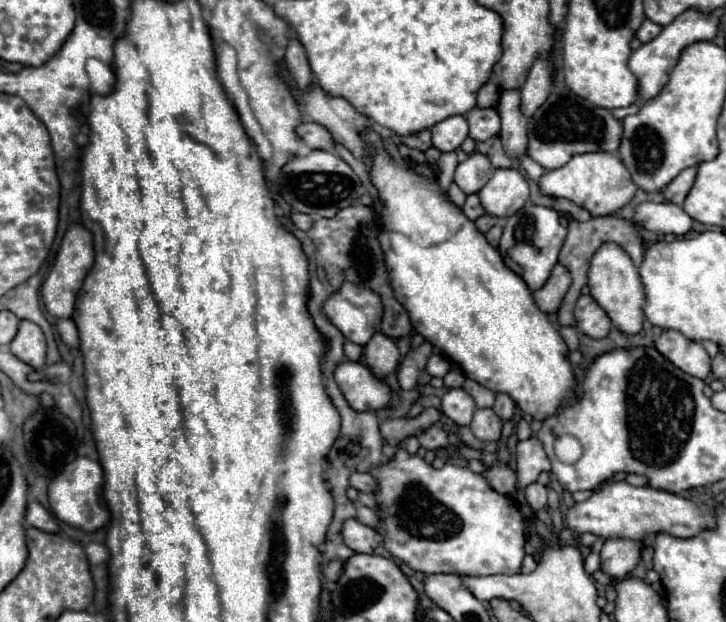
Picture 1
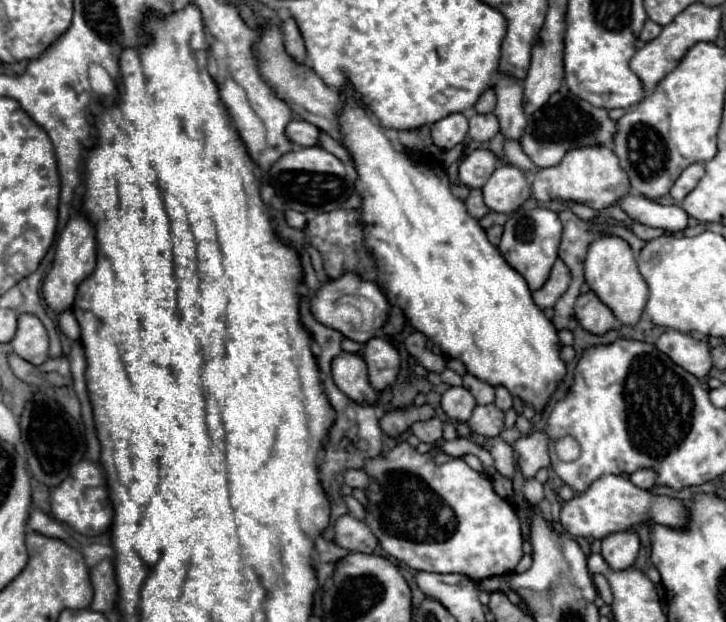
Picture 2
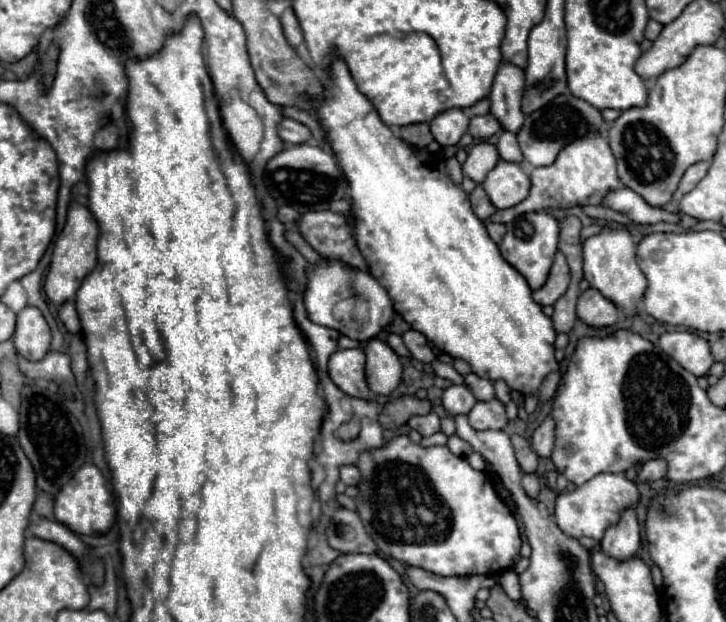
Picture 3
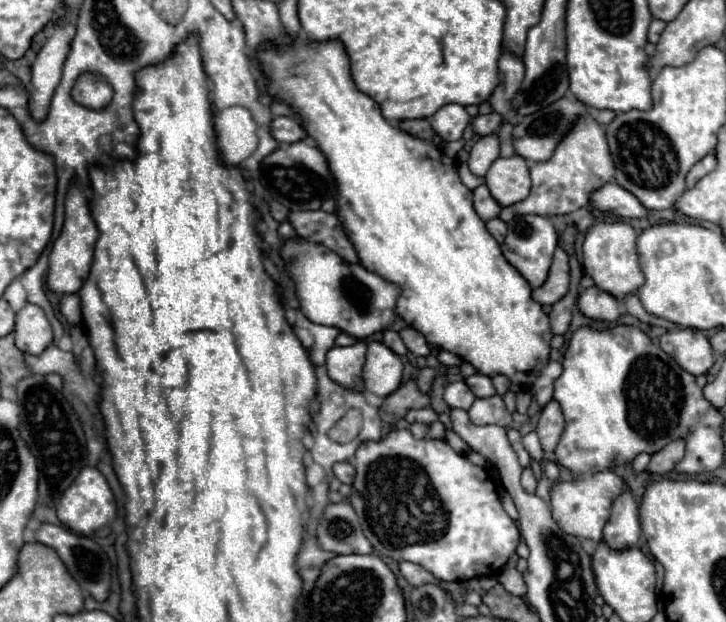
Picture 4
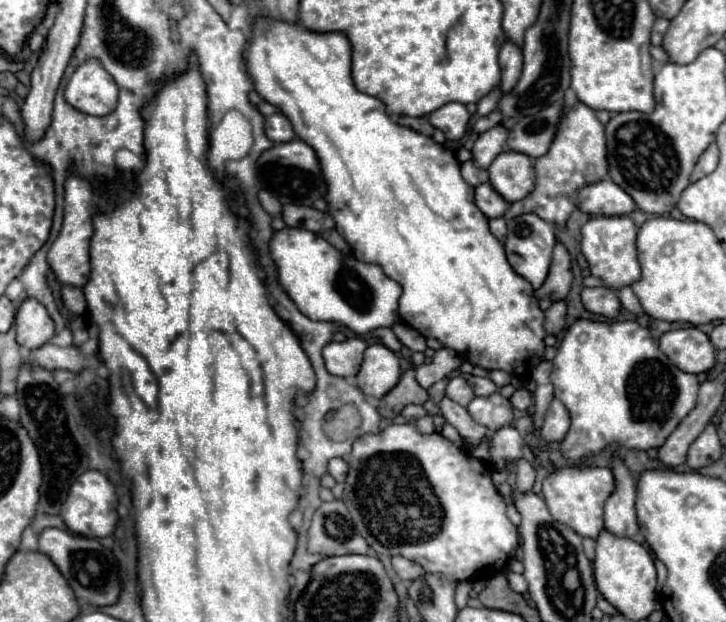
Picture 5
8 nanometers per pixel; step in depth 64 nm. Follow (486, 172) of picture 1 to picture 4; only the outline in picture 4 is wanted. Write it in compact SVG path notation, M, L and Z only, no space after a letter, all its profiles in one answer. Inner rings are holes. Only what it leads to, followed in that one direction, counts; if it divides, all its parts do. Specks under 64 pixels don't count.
M496 134L484 136L484 138L480 138L480 140L472 146L470 158L468 158L468 168L470 168L470 172L472 172L474 176L482 178L498 156L500 156L498 136L496 136Z

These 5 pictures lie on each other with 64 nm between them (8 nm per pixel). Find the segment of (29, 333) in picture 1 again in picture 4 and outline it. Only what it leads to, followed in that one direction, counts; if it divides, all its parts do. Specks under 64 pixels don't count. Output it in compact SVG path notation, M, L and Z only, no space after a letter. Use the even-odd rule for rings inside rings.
M26 304L16 314L16 346L26 354L42 354L52 342L52 328L40 306Z

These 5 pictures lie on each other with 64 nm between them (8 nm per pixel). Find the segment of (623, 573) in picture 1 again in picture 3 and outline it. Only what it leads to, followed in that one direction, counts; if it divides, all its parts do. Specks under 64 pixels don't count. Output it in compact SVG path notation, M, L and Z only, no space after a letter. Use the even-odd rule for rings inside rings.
M626 510L620 522L604 532L600 544L602 544L602 552L618 562L626 562L634 558L640 546L640 528L636 522L636 512Z

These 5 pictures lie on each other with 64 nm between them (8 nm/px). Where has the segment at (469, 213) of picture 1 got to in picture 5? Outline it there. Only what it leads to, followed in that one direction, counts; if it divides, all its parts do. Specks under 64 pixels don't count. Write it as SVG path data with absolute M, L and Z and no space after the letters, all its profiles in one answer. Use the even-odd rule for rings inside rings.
M480 184L476 188L476 206L486 218L500 218L508 210L508 202L504 202L490 184Z

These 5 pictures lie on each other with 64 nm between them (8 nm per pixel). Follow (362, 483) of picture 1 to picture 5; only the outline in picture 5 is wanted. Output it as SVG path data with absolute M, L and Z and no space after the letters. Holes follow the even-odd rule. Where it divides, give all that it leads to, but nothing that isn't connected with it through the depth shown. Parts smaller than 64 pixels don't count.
M334 458L328 462L328 474L332 474L336 478L336 482L346 480L346 470L348 470L348 464L342 458Z

